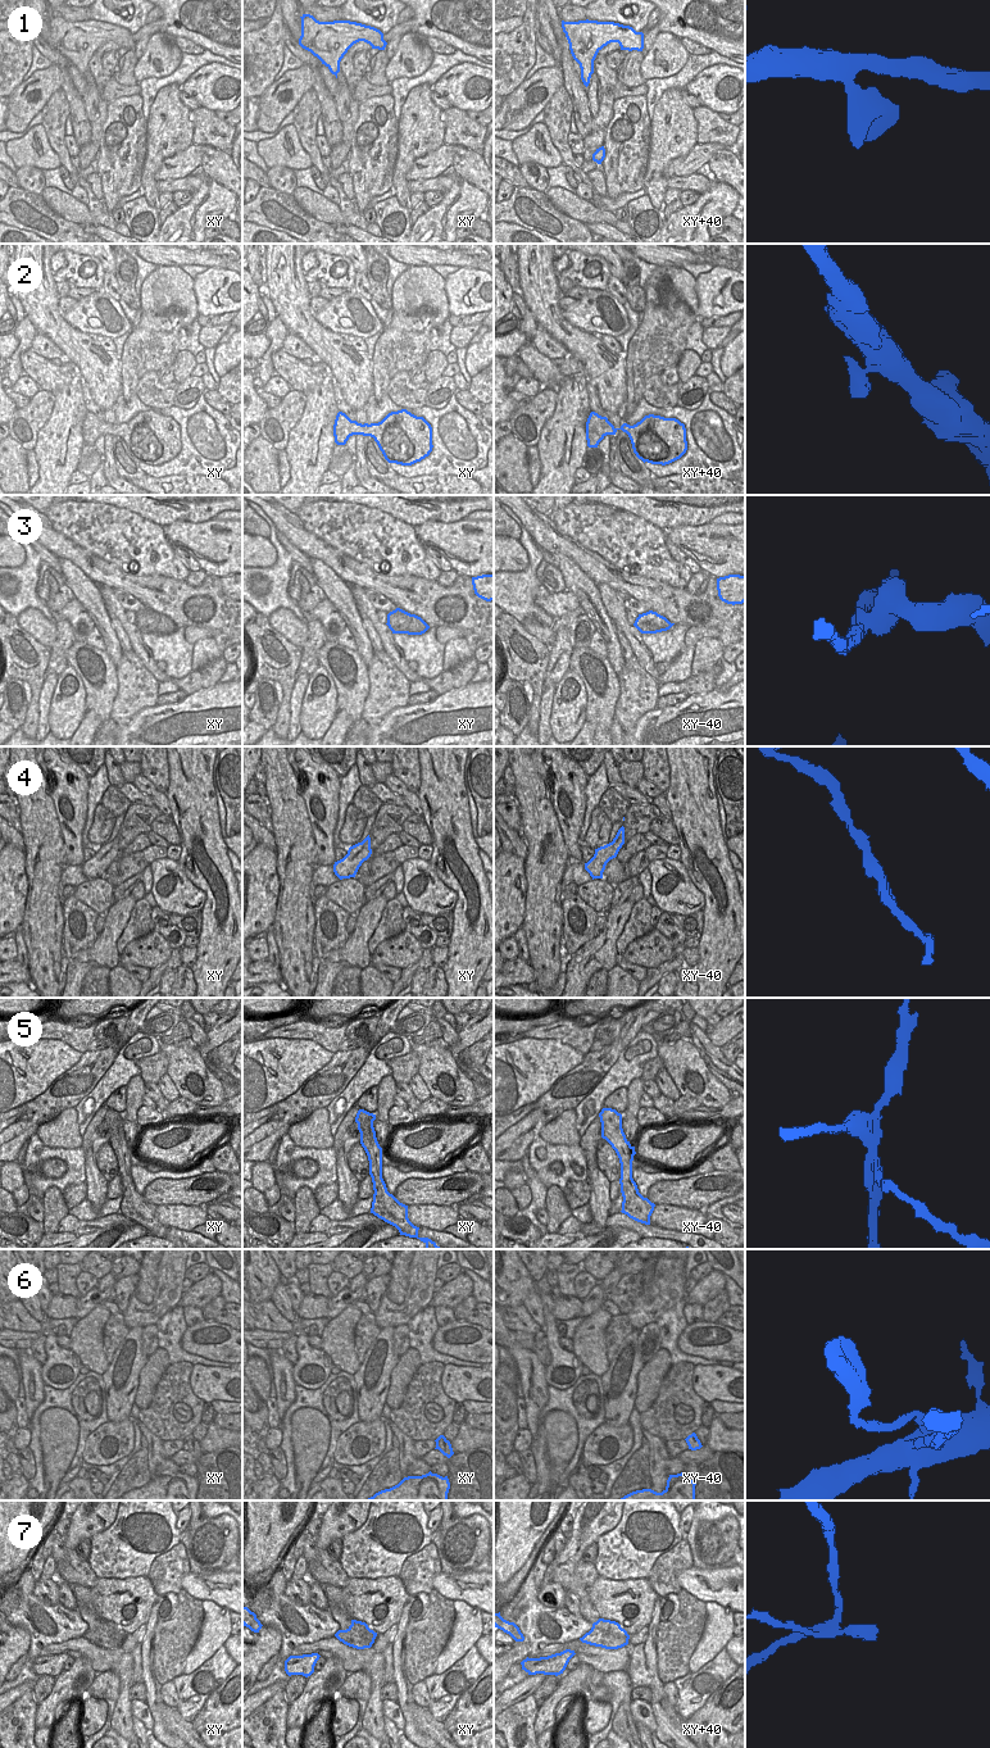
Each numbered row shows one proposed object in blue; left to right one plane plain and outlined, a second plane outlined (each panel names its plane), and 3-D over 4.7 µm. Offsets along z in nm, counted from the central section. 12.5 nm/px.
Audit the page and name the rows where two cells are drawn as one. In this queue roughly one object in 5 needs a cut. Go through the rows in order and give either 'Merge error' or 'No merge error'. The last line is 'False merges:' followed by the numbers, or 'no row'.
1: No merge error
2: No merge error
3: Merge error
4: Merge error
5: Merge error
6: No merge error
7: Merge error
False merges: 3, 4, 5, 7.

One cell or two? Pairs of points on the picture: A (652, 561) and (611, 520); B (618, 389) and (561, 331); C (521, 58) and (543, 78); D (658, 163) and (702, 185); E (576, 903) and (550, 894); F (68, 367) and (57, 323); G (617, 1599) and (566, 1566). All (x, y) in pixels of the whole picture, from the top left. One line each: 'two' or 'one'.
A: one
B: one
C: two
D: two
E: two
F: two
G: two

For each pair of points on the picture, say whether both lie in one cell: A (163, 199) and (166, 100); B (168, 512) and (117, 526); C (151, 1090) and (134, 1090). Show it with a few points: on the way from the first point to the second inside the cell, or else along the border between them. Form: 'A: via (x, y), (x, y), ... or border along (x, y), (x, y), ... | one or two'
A: border along (159, 194), (155, 207) | two
B: border along (121, 508), (135, 512), (163, 527) | two
C: border along (144, 1084), (145, 1094) | two

